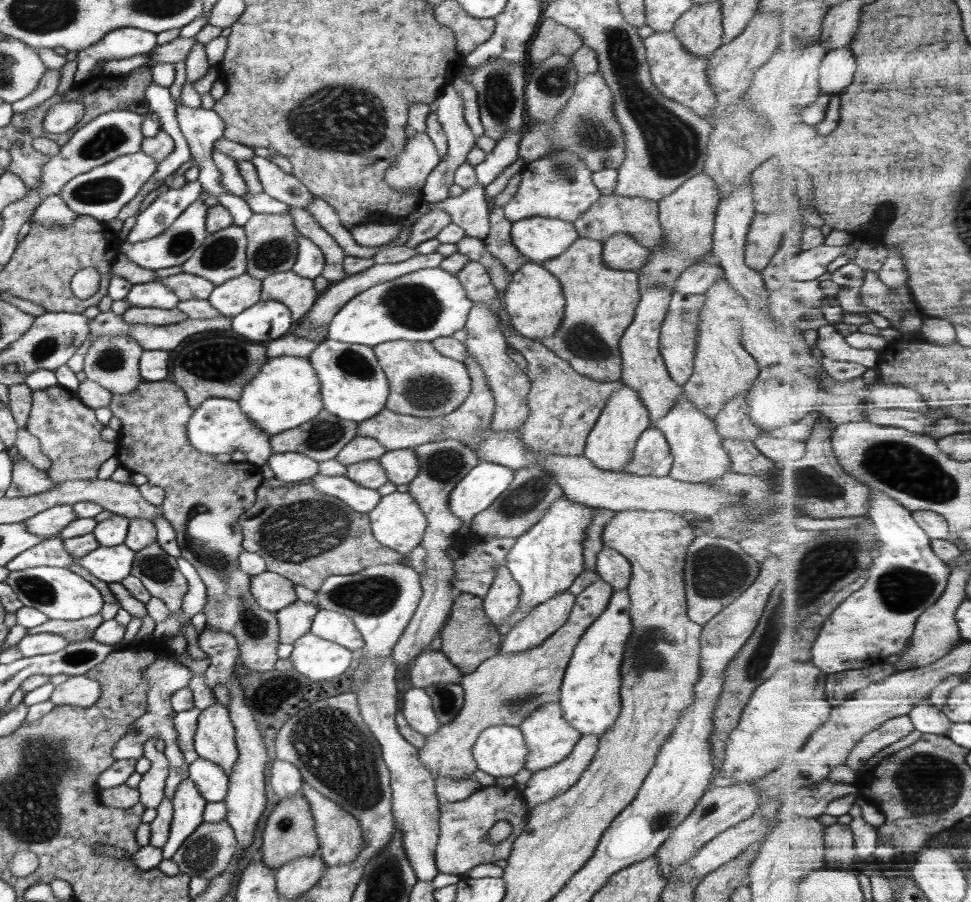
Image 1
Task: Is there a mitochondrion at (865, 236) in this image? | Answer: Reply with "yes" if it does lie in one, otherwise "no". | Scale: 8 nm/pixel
no

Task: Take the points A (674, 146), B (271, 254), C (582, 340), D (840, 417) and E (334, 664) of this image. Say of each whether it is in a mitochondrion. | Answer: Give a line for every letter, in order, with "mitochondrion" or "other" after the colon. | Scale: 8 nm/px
A: mitochondrion
B: mitochondrion
C: mitochondrion
D: other
E: other

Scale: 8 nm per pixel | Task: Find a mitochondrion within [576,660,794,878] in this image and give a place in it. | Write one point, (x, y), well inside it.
(661, 819)

